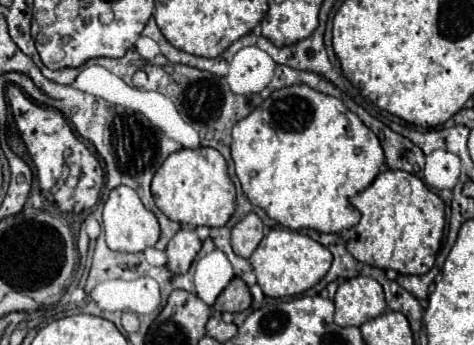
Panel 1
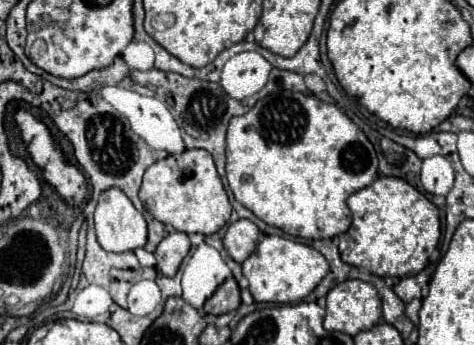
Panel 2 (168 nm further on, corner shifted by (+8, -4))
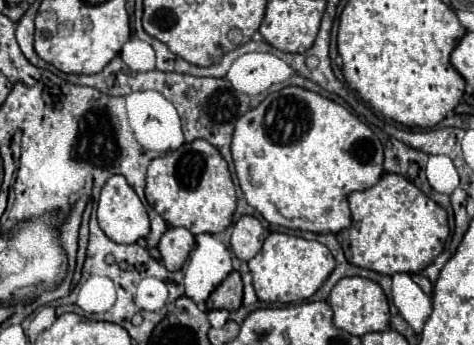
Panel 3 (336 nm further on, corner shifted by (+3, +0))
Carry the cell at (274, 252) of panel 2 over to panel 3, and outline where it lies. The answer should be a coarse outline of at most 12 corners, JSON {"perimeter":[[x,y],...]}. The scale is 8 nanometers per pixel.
{"perimeter":[[271,233],[249,261],[265,303],[309,299],[335,259],[323,243]]}

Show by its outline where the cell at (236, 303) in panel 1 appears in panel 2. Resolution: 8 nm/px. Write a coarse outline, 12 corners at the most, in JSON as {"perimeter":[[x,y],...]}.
{"perimeter":[[234,277],[204,303],[210,315],[224,315],[240,307]]}

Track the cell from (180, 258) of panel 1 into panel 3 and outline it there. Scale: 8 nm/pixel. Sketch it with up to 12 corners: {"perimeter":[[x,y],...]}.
{"perimeter":[[169,227],[157,249],[169,271],[187,261],[195,237],[183,227]]}

